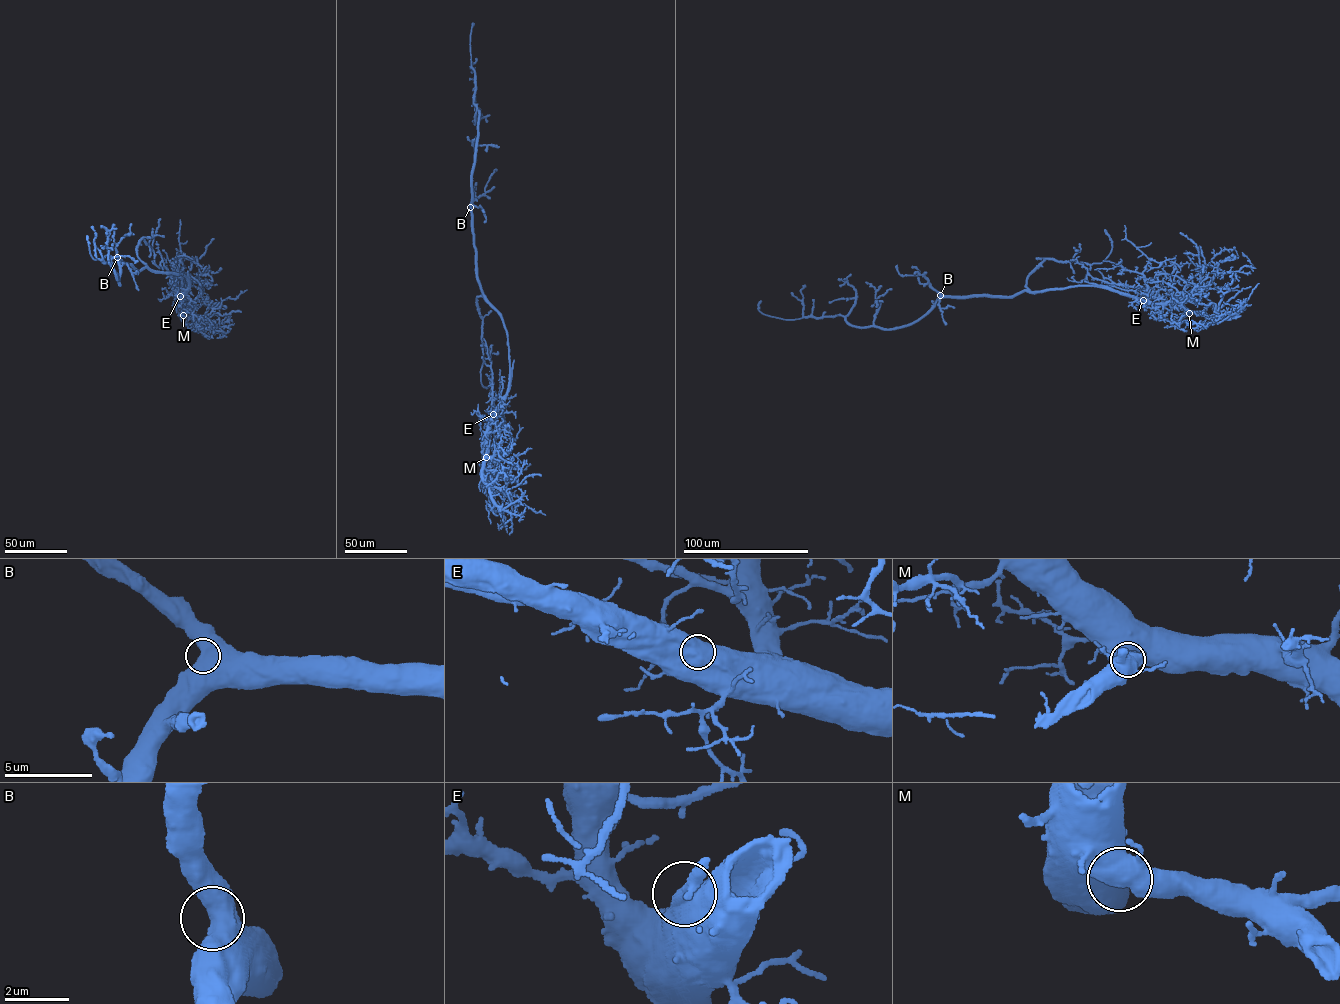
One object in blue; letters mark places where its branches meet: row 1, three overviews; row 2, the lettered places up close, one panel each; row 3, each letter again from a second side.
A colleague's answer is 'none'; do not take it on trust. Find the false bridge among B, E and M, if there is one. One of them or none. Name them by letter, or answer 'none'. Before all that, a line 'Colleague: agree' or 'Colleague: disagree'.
Colleague: agree
none

